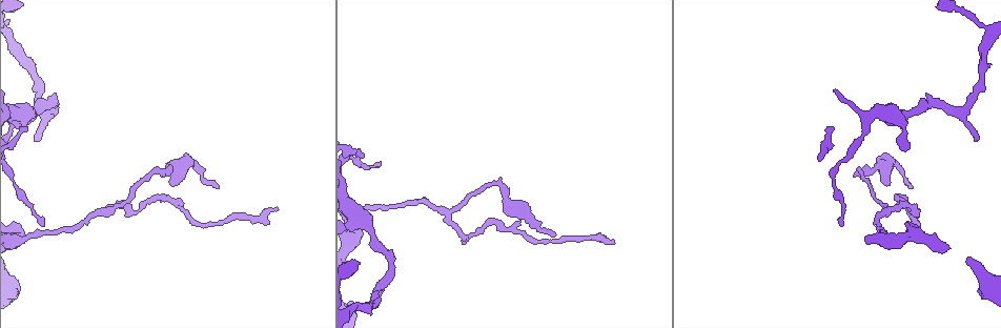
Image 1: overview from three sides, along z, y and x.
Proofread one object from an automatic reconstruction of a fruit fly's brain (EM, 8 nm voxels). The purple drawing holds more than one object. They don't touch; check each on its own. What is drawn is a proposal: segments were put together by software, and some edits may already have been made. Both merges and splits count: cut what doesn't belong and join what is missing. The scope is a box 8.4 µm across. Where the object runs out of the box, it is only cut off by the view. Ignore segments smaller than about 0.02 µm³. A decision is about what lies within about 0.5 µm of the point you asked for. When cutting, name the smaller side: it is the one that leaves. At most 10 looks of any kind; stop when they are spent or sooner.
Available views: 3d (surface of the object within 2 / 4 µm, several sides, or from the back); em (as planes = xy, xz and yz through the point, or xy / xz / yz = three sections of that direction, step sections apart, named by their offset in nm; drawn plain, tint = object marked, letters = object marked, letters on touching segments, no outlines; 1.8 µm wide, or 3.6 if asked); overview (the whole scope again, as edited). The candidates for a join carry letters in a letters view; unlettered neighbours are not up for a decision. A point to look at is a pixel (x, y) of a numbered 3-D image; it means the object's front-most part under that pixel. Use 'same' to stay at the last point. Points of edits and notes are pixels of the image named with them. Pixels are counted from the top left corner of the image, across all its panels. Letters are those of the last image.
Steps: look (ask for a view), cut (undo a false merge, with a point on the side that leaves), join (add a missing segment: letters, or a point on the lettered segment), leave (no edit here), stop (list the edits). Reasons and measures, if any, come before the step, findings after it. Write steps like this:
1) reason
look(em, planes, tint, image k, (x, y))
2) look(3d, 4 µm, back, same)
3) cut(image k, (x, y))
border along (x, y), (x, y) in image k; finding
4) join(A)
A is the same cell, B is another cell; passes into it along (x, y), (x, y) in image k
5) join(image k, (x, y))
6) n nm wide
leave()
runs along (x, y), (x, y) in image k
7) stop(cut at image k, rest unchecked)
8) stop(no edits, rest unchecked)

long arm stops here
look(em, xy, step 8, letters, image 1, (842, 226))

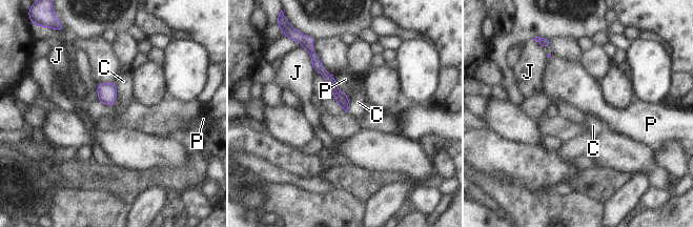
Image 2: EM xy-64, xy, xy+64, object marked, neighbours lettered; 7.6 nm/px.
leave()
C, J and P are other cells; runs along (313, 57), (345, 106) in image 2; no lettered segment goes on from it

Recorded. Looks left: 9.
thin end
look(3d, 4 µm, image 1, (34, 141))

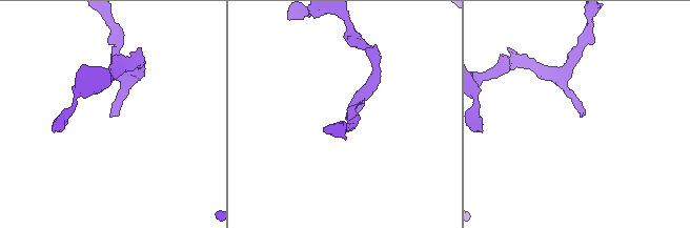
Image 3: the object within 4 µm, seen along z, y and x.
need the tissue
look(em, planes, letters, image 3, (110, 116))

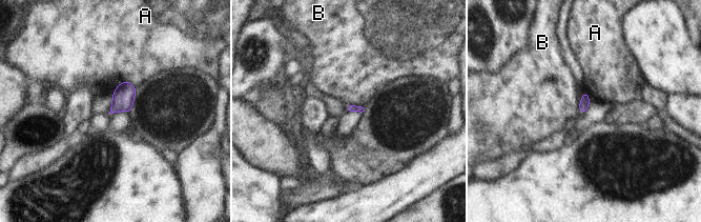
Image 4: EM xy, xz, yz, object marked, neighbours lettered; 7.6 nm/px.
leave()
A and B are other cells; border along (117, 85), (129, 81), (136, 86) in image 4; none of them fits

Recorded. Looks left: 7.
look(3d, 4 µm, back, image 1, (361, 215))

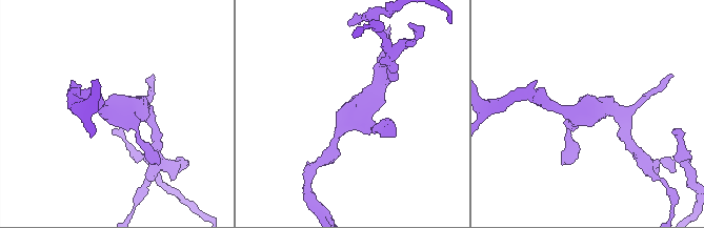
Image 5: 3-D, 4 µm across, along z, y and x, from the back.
3 arms
look(em, xy, step 16, letters, image 5, (354, 113))

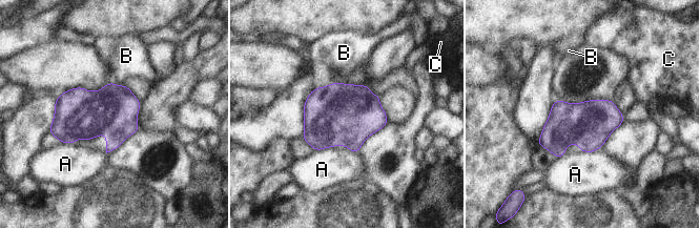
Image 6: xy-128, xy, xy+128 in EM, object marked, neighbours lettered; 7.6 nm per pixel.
leave()
A, B and C are other cells; one neuron here

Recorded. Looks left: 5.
three-way junction
look(3d, 2 µm, image 1, (889, 209))

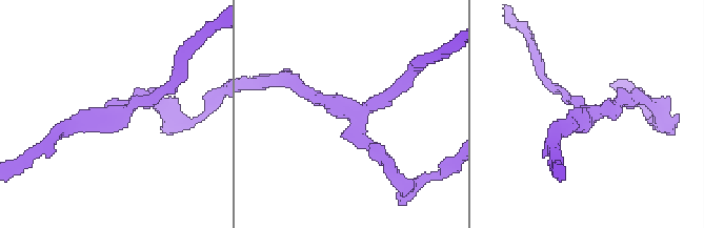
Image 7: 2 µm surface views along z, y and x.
3 arms
look(em, planes, tint, image 7, (123, 111))

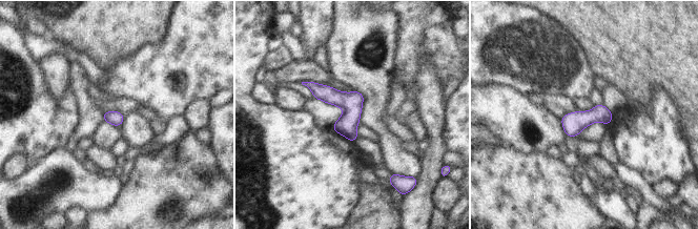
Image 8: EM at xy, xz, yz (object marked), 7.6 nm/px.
what lies round it
look(em, planes, letters, same)

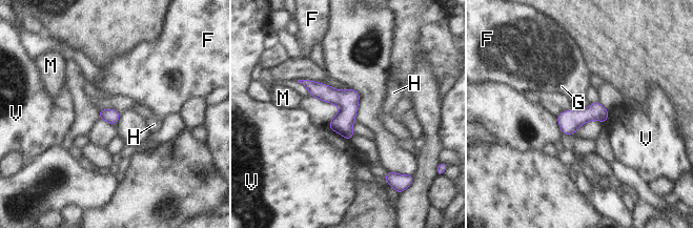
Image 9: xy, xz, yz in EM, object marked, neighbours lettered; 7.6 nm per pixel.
110 nm wide
leave()
F, G, H, M and V are other cells; border along (327, 126), (348, 141) in image 9; one neuron here

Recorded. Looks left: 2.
stop(no edits, rest unchecked)

